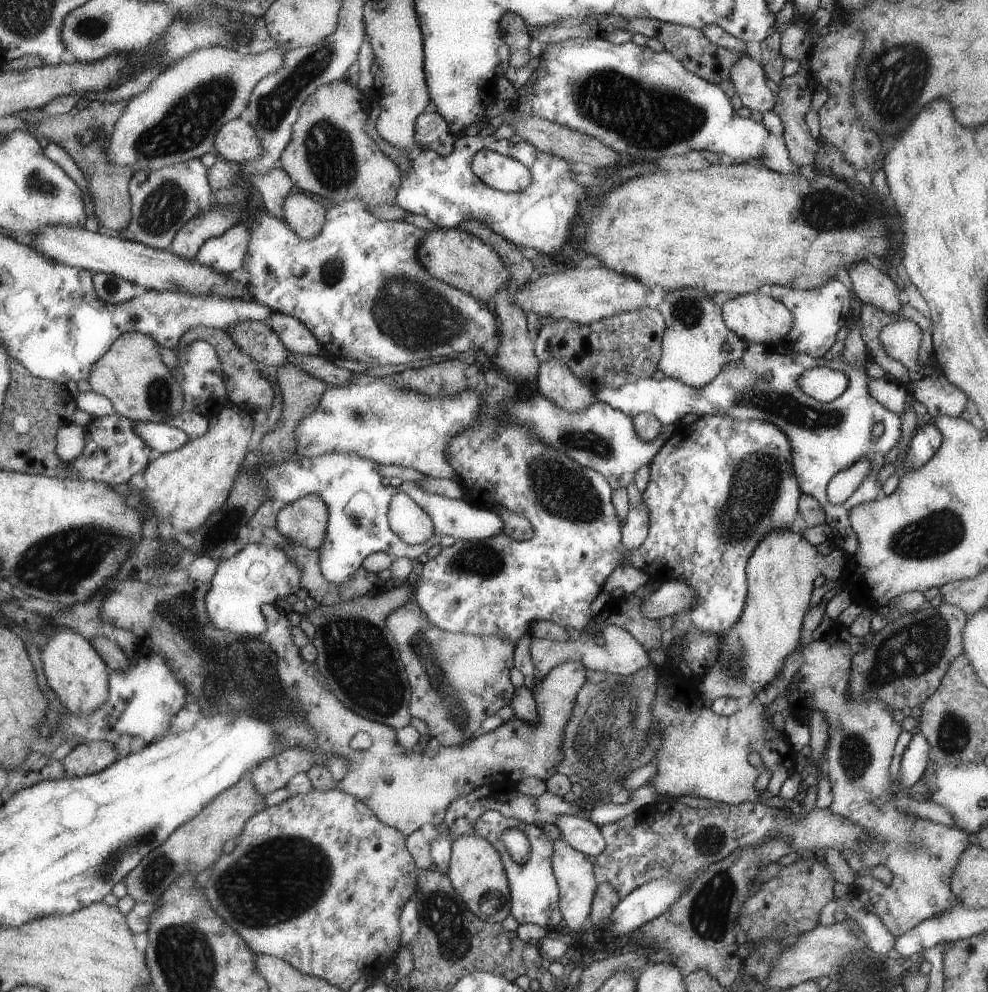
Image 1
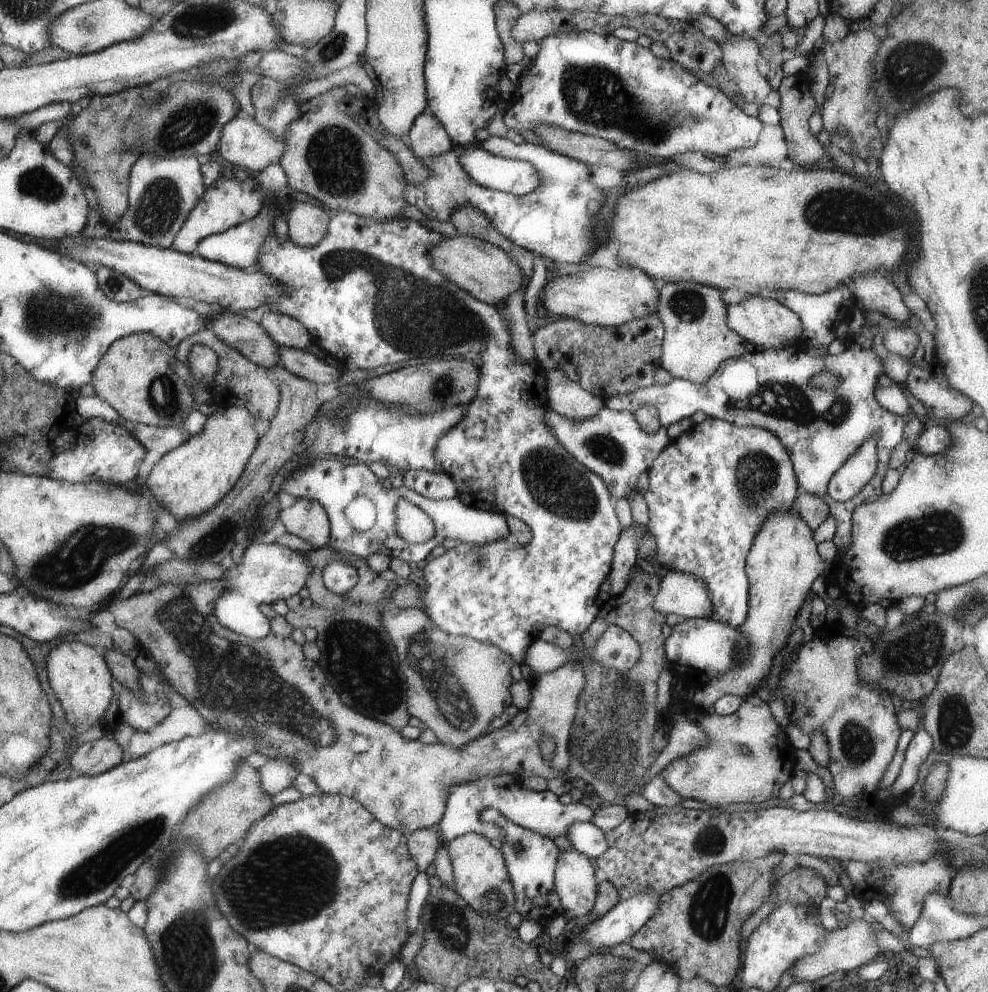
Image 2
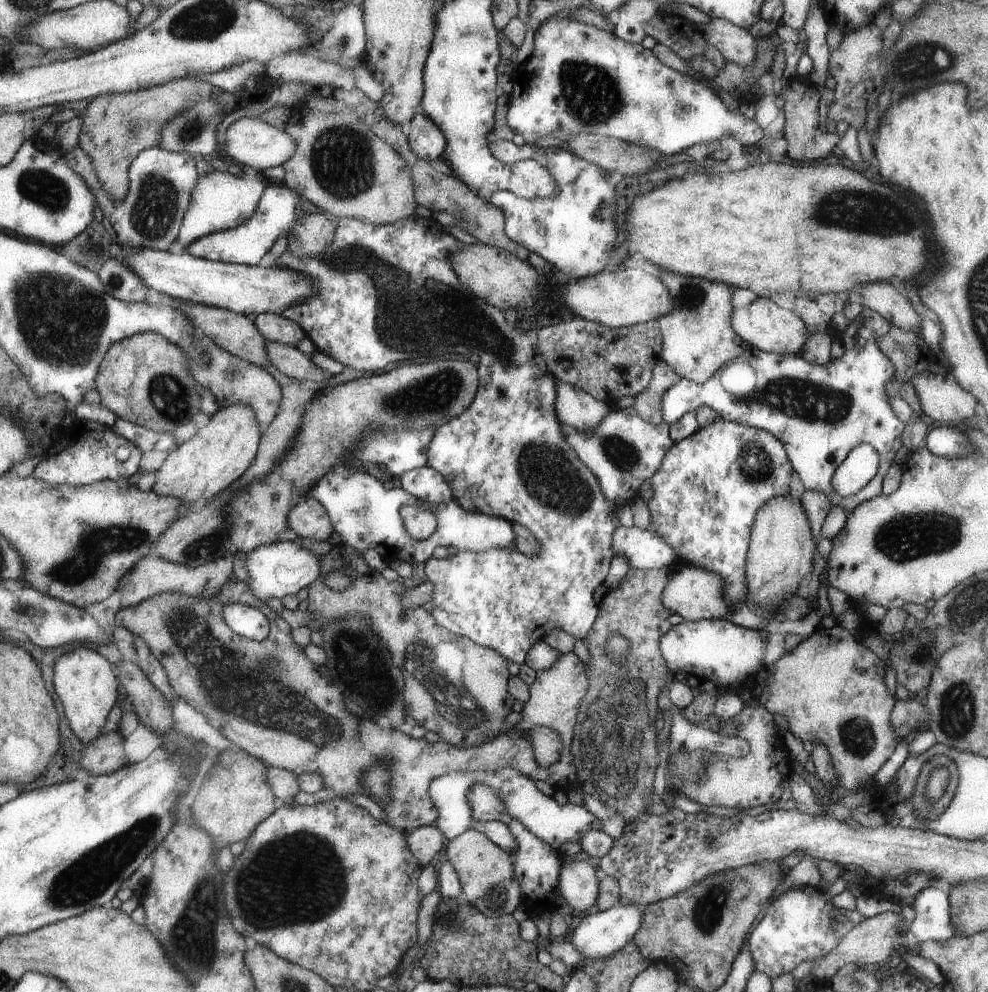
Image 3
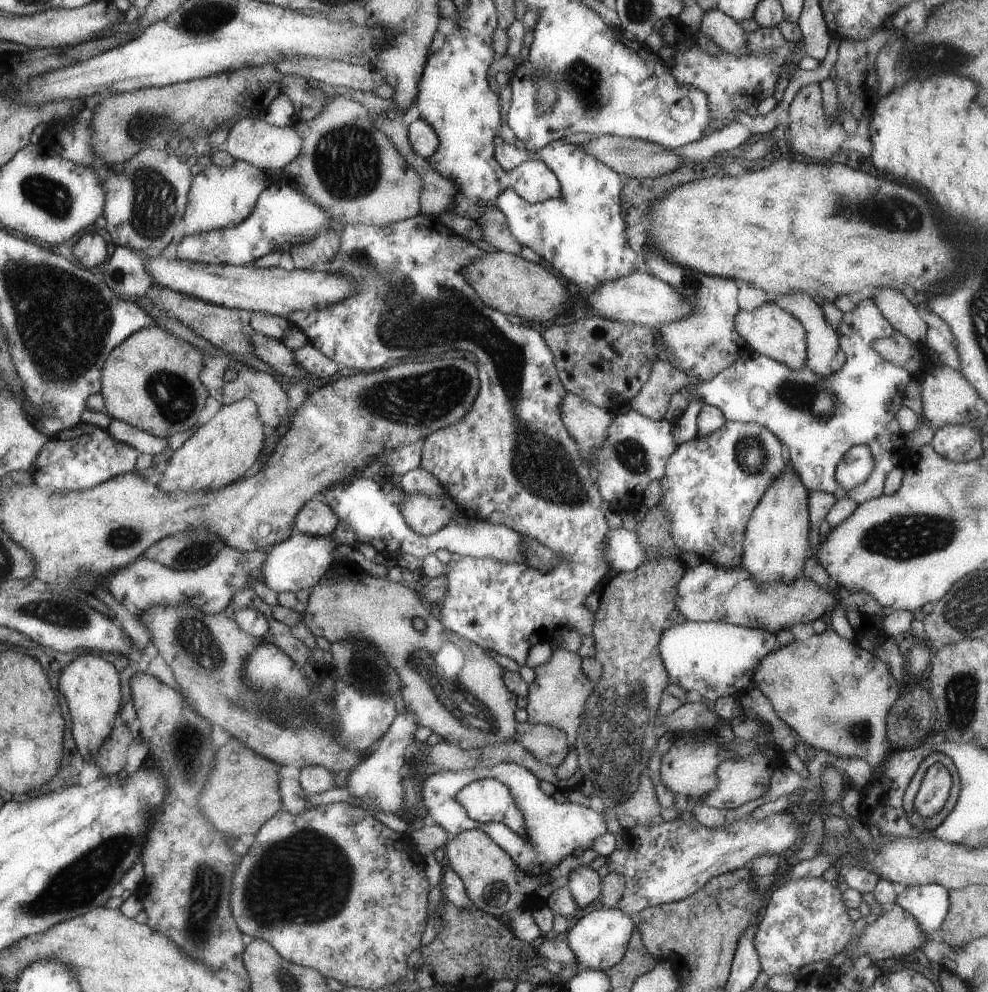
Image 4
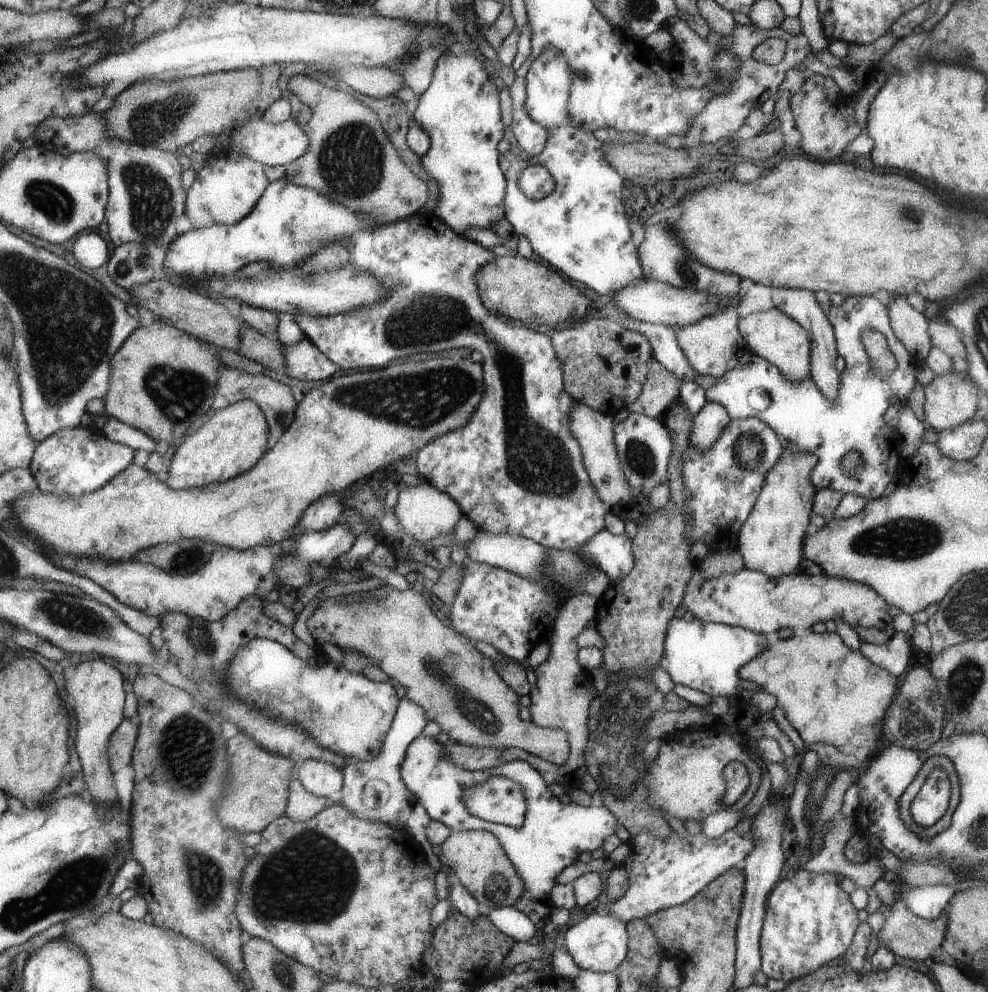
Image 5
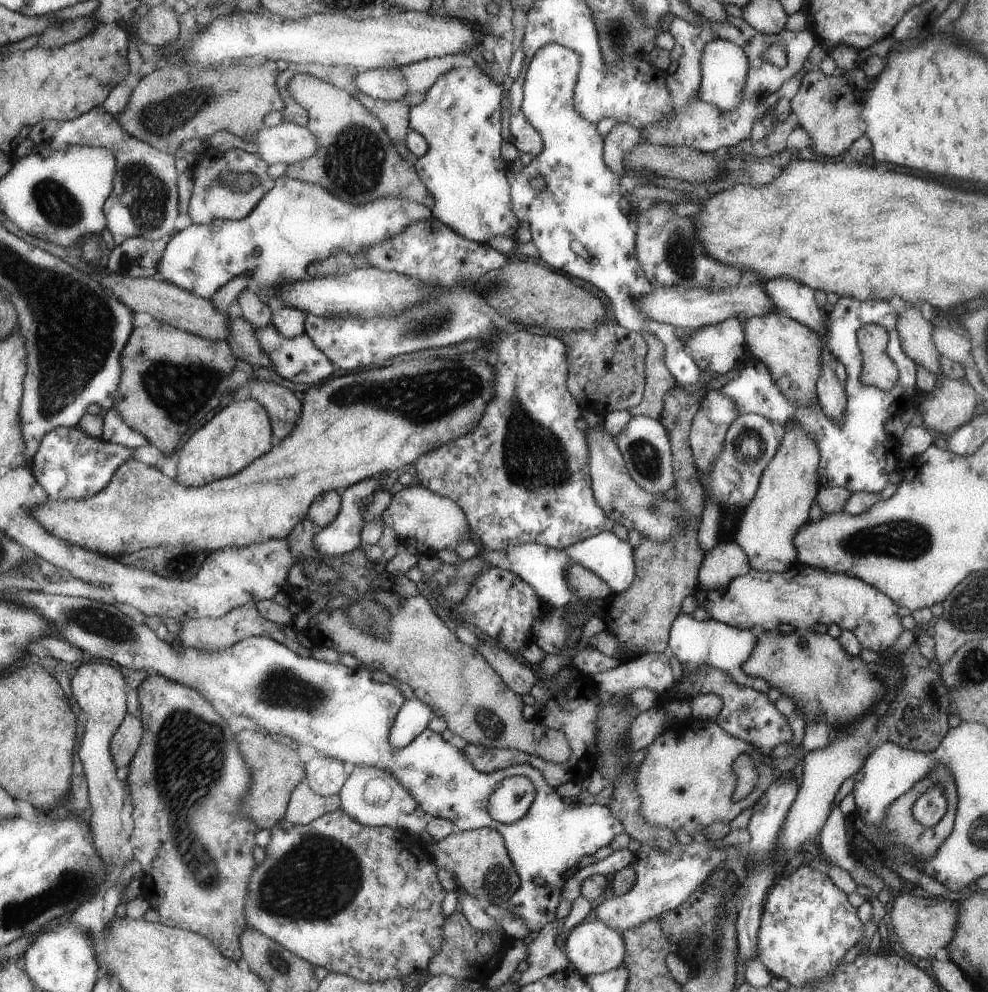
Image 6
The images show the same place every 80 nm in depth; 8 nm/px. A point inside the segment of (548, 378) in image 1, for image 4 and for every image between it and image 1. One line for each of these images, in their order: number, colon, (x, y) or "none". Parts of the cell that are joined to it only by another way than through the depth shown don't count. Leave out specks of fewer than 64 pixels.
2: (565, 397)
3: (574, 408)
4: (587, 424)

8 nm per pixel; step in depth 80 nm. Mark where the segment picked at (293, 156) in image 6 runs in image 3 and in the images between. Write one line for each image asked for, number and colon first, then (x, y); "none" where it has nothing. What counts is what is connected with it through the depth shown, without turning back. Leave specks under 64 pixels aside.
3: (249, 141)
4: (253, 139)
5: (270, 144)

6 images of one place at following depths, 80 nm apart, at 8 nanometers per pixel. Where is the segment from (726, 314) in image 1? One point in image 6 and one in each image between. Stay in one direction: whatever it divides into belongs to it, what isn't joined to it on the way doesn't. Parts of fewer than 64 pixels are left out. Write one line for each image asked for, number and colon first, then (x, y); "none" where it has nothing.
2: (766, 323)
3: (769, 328)
4: (777, 334)
5: (772, 335)
6: (790, 351)

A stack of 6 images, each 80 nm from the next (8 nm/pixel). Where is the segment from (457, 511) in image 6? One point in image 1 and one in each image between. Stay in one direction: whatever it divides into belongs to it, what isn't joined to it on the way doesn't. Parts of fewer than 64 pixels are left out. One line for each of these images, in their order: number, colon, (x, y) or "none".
1: (406, 518)
2: (413, 525)
3: (418, 521)
4: (423, 514)
5: (424, 513)

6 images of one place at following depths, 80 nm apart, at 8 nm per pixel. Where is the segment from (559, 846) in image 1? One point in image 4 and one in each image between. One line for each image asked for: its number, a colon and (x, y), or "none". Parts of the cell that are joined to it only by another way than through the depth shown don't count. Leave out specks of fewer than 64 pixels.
2: (574, 883)
3: (577, 884)
4: (583, 884)

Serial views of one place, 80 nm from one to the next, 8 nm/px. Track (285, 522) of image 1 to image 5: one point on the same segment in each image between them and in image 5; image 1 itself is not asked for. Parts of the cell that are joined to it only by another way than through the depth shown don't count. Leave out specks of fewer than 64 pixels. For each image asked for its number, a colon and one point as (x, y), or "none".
2: (307, 519)
3: (309, 519)
4: (316, 518)
5: (324, 512)

